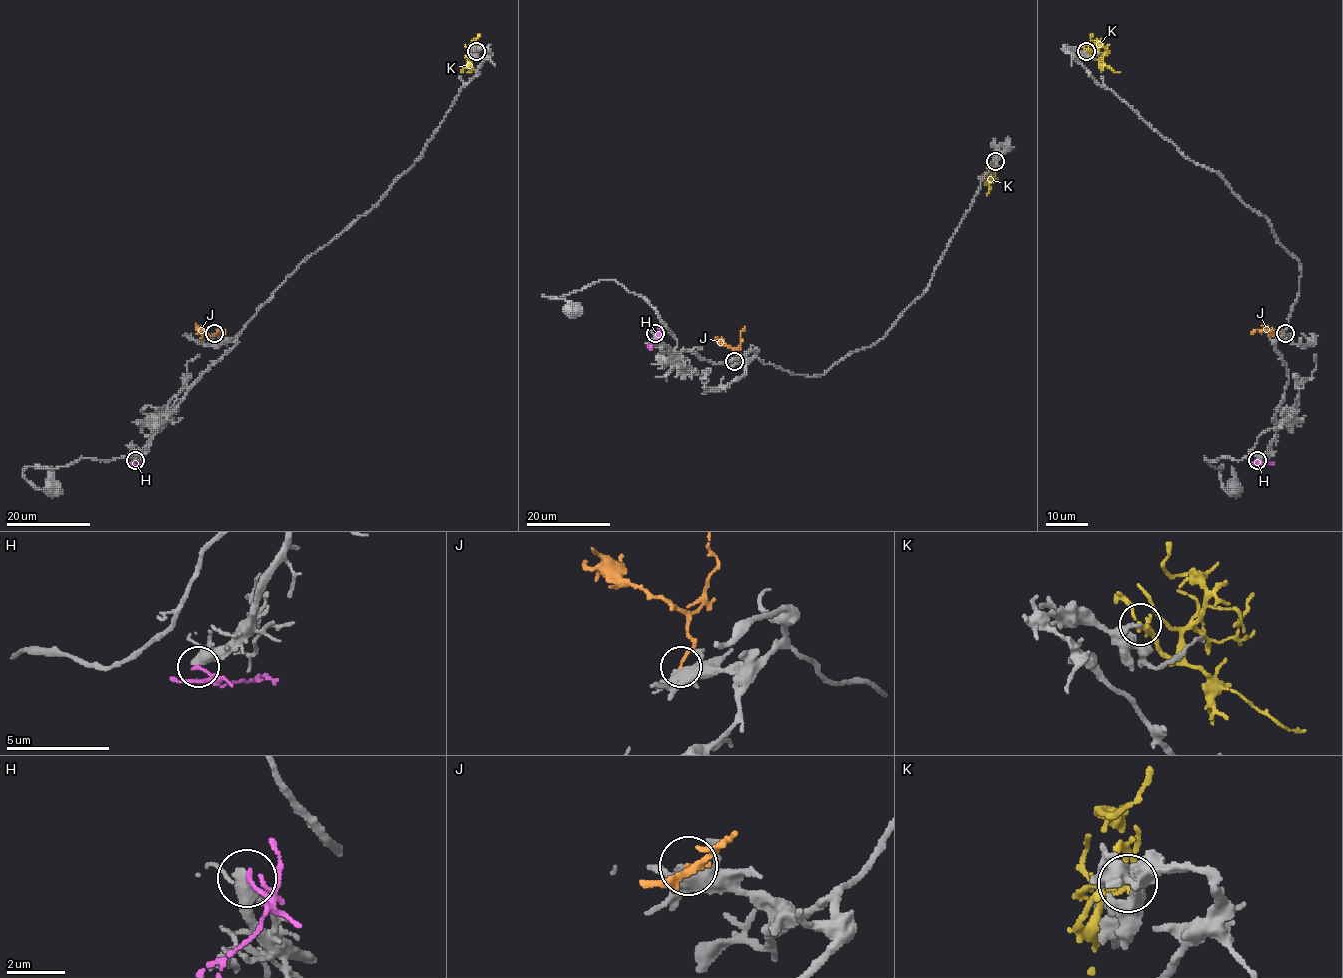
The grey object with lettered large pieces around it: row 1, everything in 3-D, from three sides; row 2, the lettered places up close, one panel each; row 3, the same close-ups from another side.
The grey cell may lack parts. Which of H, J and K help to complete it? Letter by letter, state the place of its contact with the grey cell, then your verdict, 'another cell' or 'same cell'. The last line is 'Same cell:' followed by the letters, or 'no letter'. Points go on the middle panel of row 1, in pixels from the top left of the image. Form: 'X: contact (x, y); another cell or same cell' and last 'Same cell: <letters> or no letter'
H: contact (655, 333); same cell
J: contact (734, 361); another cell
K: contact (995, 161); another cell
Same cell: H

